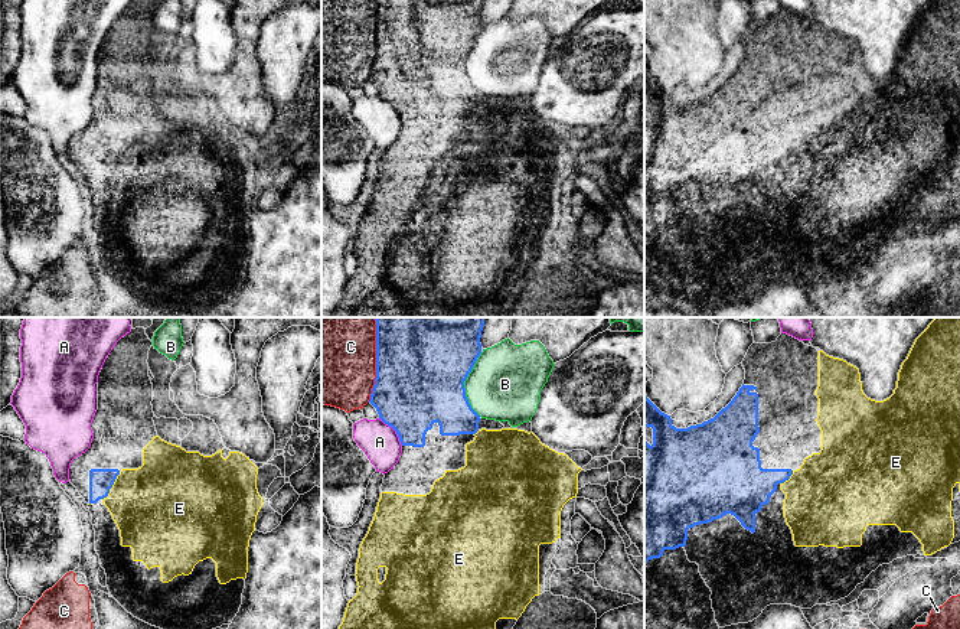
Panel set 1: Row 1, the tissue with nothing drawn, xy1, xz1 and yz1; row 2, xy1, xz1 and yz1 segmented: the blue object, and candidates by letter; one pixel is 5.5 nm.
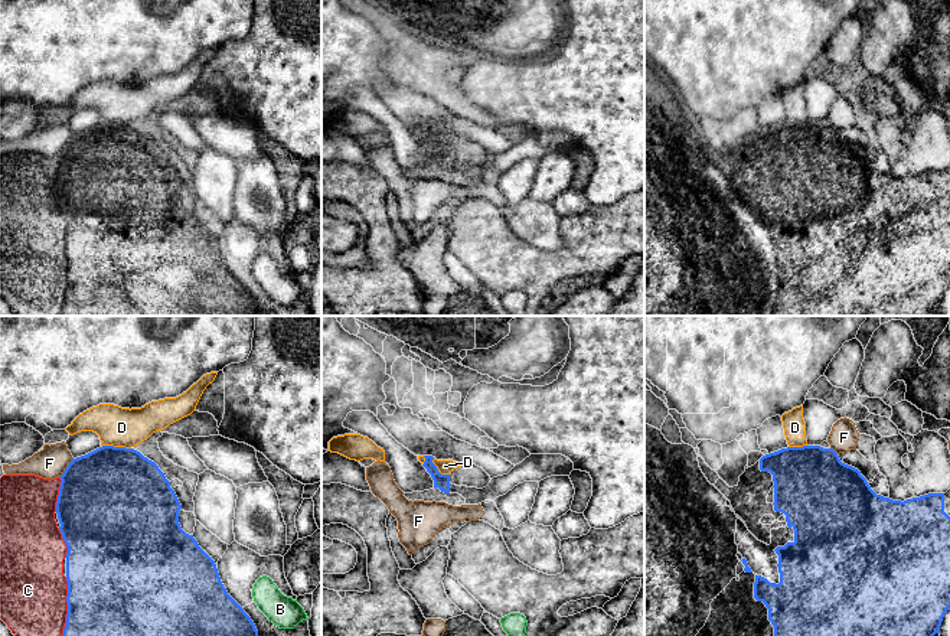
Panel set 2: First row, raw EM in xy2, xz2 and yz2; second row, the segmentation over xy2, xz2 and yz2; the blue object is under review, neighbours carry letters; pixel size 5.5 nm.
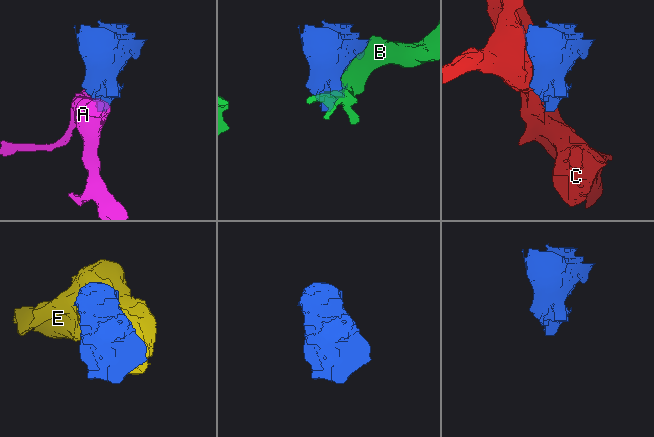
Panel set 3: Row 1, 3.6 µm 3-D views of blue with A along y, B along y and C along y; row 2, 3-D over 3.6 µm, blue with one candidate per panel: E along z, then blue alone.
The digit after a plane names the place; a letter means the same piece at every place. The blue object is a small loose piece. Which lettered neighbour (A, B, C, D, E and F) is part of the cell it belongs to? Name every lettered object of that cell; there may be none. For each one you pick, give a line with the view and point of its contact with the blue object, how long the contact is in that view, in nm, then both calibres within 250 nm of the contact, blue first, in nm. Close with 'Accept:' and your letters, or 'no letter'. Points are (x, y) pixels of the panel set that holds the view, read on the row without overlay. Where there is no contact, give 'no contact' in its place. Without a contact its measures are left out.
E: meets blue in xy1 at (111, 163); contact 190 nm long; 140 nm thick on the blue side, 440 nm on the other
Accept: E

